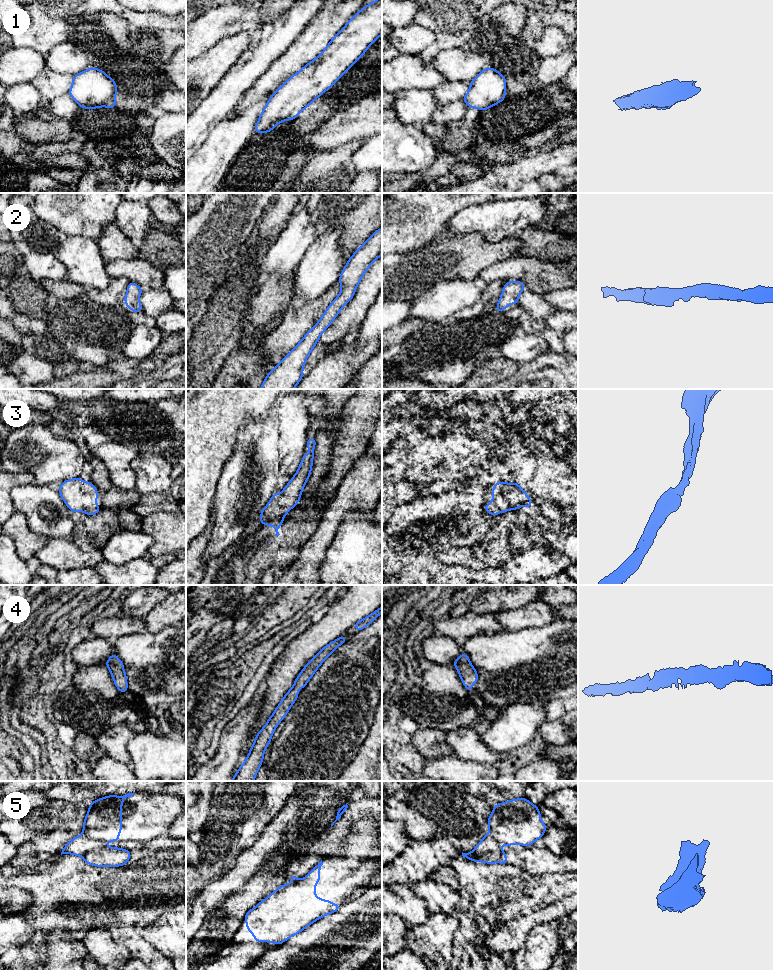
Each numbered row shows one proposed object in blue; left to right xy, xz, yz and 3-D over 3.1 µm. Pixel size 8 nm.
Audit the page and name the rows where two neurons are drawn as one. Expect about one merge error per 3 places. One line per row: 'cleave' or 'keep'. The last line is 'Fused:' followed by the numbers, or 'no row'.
1: keep
2: keep
3: keep
4: keep
5: cleave
Fused: 5

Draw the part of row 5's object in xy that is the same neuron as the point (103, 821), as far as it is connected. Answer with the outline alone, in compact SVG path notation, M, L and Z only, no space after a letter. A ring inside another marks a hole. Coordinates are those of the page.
M134 793L105 796L89 804L89 811L83 822L83 834L94 840L120 841L118 834L122 831L122 803L125 798L133 795Z

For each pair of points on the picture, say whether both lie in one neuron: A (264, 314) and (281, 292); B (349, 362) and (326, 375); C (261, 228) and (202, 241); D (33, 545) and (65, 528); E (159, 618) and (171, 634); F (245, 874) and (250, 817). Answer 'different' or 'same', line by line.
A: same
B: same
C: different
D: different
E: different
F: different

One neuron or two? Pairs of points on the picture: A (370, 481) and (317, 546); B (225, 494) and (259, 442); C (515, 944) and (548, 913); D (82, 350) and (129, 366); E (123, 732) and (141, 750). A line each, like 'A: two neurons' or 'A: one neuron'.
A: one neuron
B: one neuron
C: one neuron
D: two neurons
E: two neurons

